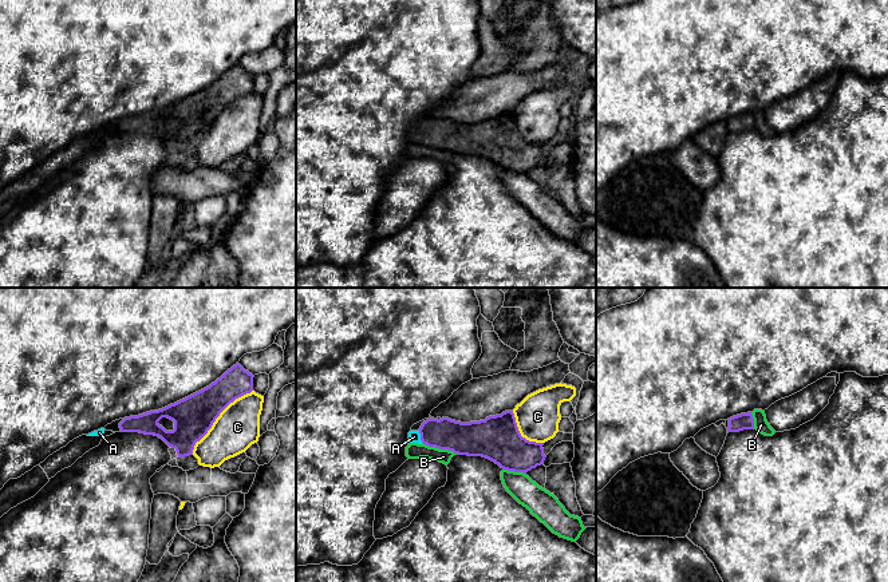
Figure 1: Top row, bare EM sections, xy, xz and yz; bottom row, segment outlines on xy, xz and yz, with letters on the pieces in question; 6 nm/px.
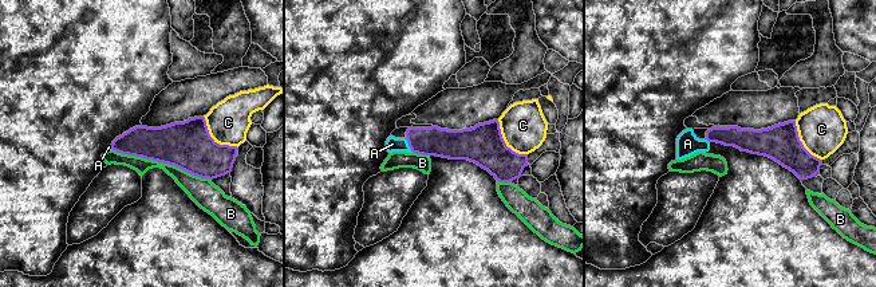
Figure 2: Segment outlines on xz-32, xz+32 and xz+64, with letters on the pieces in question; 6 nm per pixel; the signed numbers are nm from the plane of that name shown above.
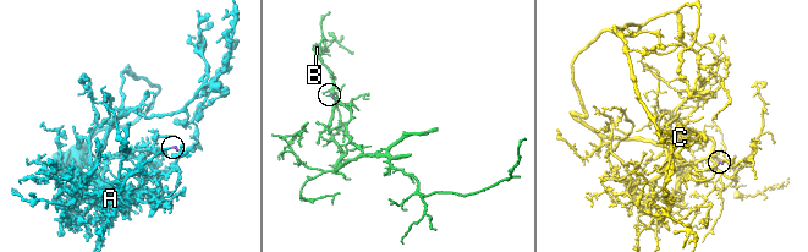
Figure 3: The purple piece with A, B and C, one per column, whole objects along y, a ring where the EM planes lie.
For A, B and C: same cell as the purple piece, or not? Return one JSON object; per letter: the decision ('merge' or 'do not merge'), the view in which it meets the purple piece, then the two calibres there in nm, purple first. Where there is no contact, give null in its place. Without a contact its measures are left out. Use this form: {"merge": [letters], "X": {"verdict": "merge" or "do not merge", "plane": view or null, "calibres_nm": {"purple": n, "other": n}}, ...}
{"merge": ["A"], "A": {"verdict": "merge", "plane": "xz", "calibres_nm": {"purple": 190, "other": 80}}, "B": {"verdict": "do not merge", "plane": "xz", "calibres_nm": {"purple": 200, "other": 100}}, "C": {"verdict": "do not merge", "plane": "xy", "calibres_nm": {"purple": 240, "other": 260}}}

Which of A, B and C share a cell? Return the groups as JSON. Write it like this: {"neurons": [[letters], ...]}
{"neurons": [["A"], ["B"], ["C"]]}

